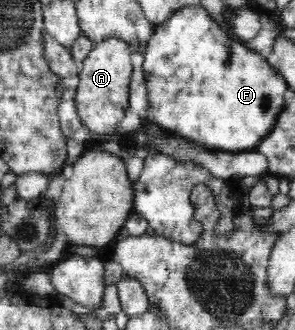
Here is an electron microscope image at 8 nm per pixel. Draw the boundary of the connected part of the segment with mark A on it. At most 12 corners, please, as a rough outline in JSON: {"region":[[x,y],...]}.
{"region":[[92,45],[74,102],[95,137],[129,107],[132,45]]}

